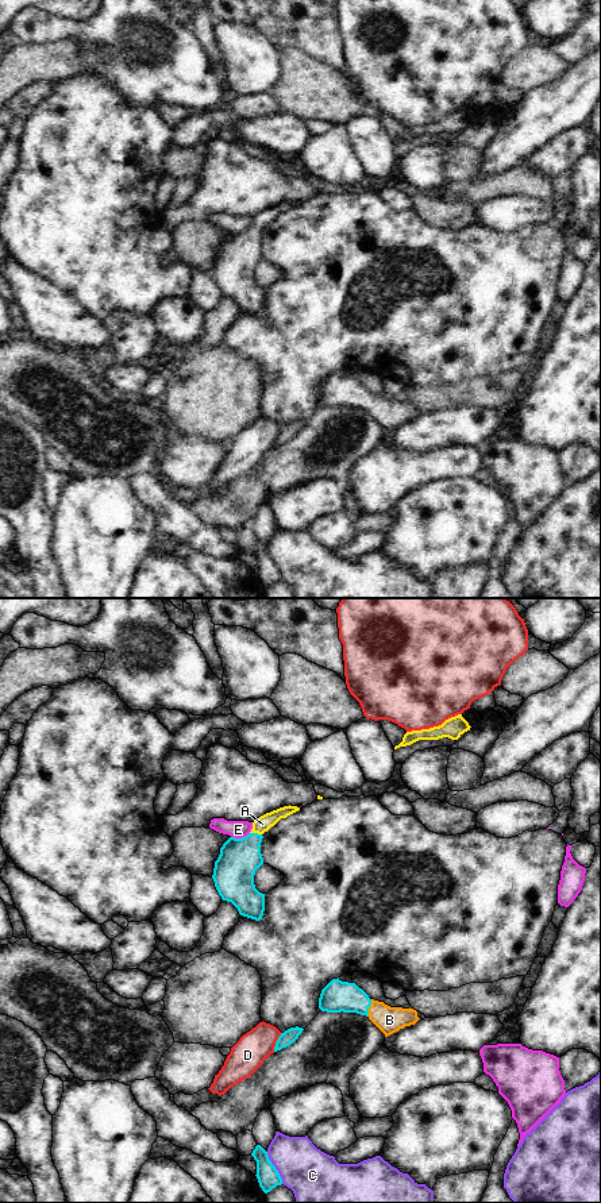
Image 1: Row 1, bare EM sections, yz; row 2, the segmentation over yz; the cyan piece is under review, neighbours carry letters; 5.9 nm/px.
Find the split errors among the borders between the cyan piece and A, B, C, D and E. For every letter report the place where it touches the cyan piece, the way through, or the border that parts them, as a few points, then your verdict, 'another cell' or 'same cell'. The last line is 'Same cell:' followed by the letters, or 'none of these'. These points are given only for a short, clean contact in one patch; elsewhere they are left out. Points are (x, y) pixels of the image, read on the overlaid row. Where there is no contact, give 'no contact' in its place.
A: meets cyan in yz at (255, 833); runs through yz (235, 867), (255, 833), (262, 824); same cell
B: meets cyan in yz at (368, 1007); runs through yz (338, 995), (355, 999), (368, 1007), (389, 1020); same cell
C: meets cyan in yz at (274, 1168); another cell
D: meets cyan in yz at (276, 1043); another cell
E: meets cyan in yz at (239, 839); border along yz (249, 832), (241, 837), (231, 837); another cell
Same cell: A, B

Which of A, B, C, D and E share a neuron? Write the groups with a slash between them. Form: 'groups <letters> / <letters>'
groups A B / C / D / E

